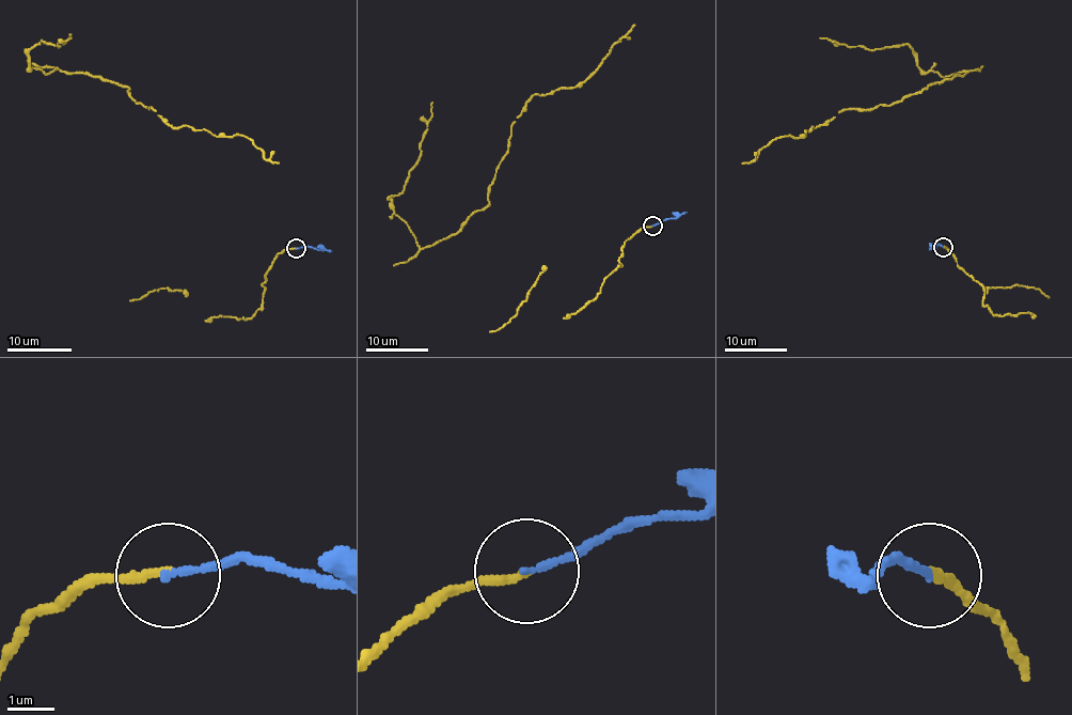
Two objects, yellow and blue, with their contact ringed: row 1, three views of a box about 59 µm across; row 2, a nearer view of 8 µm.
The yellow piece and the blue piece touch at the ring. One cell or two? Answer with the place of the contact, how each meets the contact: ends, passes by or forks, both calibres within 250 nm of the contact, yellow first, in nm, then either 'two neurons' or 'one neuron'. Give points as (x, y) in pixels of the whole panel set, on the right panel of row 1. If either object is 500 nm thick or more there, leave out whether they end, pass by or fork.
at (943, 247); yellow ends there; blue ends there; 180 nm thick on the yellow side, 140 nm on the other; one neuron

